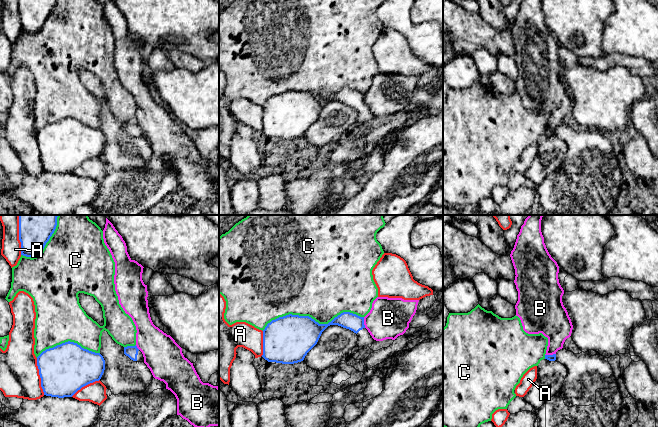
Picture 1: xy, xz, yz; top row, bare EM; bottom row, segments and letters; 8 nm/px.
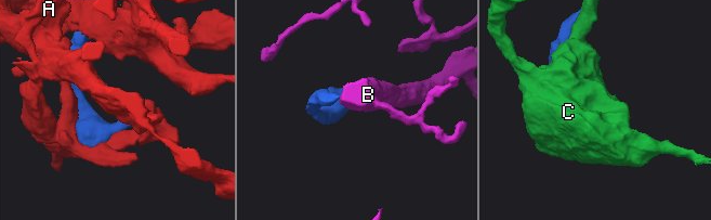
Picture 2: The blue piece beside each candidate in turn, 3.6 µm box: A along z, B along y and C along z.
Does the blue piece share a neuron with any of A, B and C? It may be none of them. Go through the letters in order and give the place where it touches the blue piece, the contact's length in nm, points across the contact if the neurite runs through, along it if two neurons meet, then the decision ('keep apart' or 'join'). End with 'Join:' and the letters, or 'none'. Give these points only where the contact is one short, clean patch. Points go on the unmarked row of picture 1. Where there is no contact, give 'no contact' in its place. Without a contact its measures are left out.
A: contact xy (40, 152); length 300 nm; keep apart
B: contact xz (363, 98); length 90 nm; border xz (363, 93), (365, 103); keep apart
C: contact xz (312, 95); length 800 nm; keep apart
Join: none

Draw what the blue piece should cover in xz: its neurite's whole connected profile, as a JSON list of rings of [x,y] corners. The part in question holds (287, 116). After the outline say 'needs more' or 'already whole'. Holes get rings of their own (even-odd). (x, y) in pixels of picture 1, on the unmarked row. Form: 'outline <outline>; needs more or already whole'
outline [[[343,88],[328,100],[319,100],[309,92],[286,91],[272,96],[263,106],[263,131],[268,138],[294,140],[304,136],[307,129],[317,120],[322,108],[330,101],[338,101],[357,110],[359,126],[351,131],[355,136],[365,136],[374,127],[370,125],[374,115],[365,104],[364,93]]]; needs more

